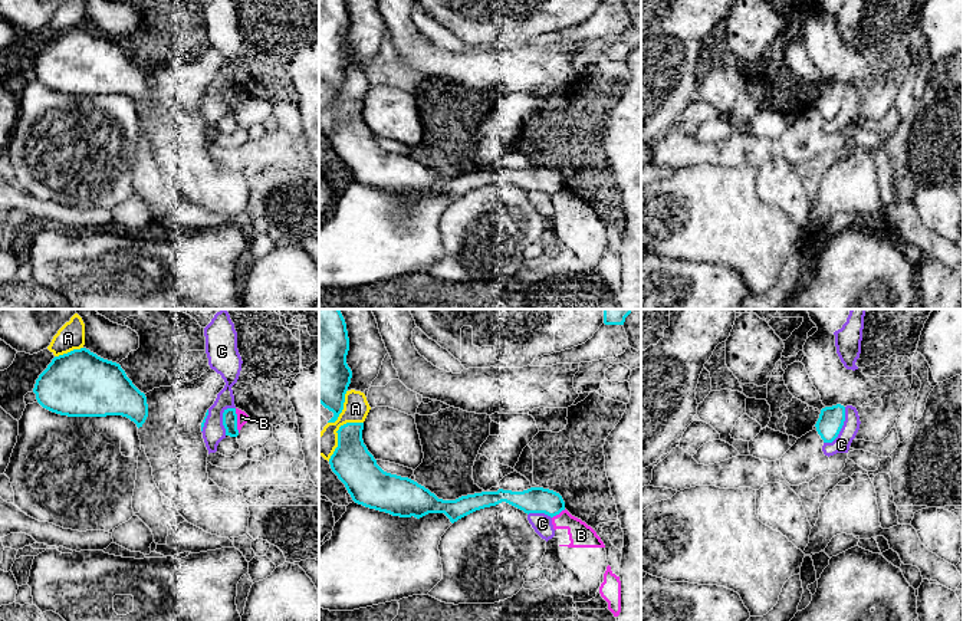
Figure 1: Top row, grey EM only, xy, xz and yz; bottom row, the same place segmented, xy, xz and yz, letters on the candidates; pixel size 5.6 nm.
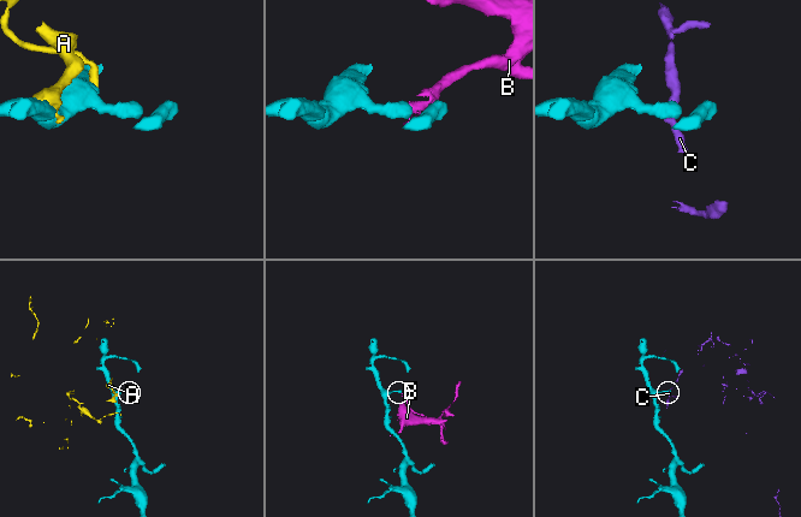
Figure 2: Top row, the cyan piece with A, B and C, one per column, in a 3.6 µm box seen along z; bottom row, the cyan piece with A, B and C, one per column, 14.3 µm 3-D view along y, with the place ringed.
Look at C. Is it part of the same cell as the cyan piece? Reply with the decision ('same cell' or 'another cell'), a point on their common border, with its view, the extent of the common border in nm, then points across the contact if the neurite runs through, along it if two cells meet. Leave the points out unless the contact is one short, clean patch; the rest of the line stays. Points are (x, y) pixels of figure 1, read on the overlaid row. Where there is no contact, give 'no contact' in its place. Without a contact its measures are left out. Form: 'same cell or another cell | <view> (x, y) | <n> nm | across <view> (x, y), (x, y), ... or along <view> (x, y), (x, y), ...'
another cell | yz (841, 427) | 240 nm | along yz (845, 407), (845, 420), (840, 433), (831, 442), (824, 443)

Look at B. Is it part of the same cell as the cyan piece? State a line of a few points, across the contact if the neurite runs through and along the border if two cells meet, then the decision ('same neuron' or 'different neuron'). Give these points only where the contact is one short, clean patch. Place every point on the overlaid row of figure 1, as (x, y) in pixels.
xy (235, 408), (239, 431) | different neuron

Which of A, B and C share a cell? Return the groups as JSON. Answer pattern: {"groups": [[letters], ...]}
{"groups": [["A"], ["B"], ["C"]]}

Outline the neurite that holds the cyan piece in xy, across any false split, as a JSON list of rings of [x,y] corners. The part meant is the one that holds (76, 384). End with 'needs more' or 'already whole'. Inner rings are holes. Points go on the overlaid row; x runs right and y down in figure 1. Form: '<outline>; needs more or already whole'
[[[86,348],[55,356],[36,380],[37,402],[68,417],[122,415],[142,427],[148,417],[147,397],[119,364]]]; already whole

